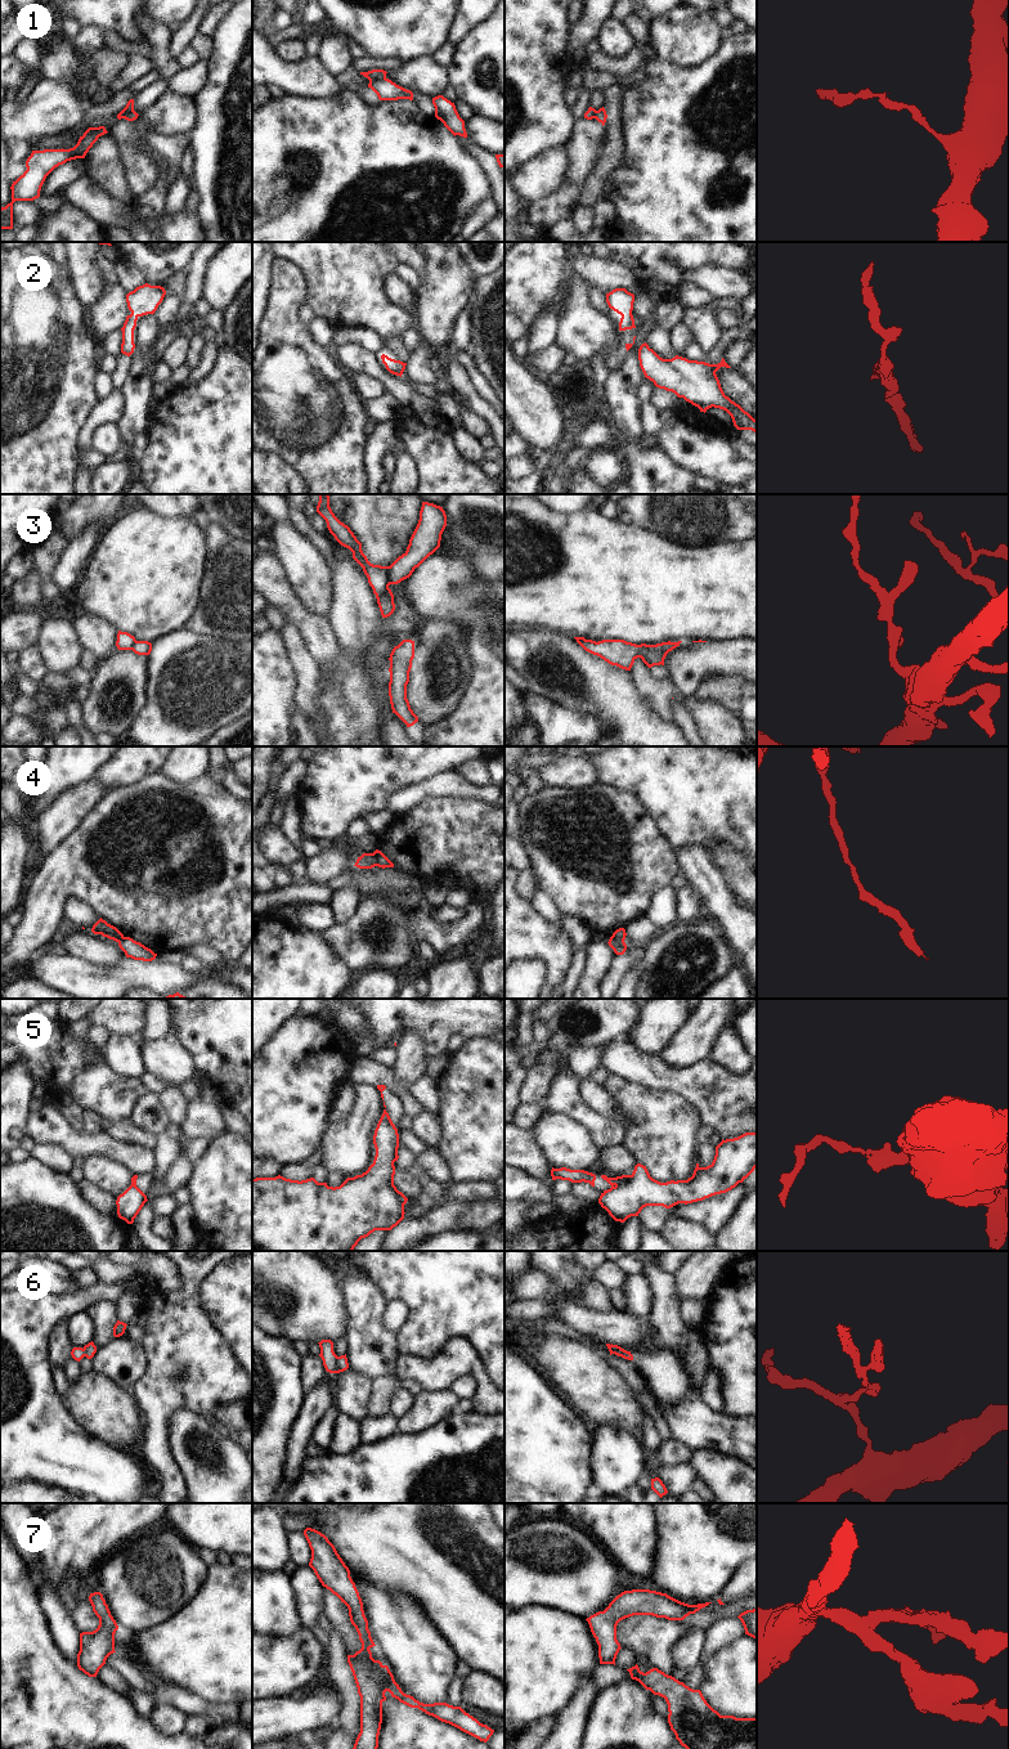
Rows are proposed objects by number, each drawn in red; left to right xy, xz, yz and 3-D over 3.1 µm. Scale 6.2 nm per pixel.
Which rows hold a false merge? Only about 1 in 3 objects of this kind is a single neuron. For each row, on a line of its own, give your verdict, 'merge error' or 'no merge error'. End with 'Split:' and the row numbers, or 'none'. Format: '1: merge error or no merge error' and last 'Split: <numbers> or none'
1: merge error
2: no merge error
3: merge error
4: merge error
5: merge error
6: merge error
7: no merge error
Split: 1, 3, 4, 5, 6

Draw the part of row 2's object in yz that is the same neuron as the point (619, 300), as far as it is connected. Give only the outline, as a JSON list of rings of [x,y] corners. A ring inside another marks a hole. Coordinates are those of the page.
[[[615,288],[606,293],[606,302],[610,309],[622,315],[619,322],[619,331],[636,328],[632,315],[634,295],[625,288]]]

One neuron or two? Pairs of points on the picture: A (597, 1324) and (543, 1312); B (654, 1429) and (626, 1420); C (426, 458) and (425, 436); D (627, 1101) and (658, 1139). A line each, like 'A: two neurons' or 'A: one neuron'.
A: one neuron
B: two neurons
C: one neuron
D: one neuron

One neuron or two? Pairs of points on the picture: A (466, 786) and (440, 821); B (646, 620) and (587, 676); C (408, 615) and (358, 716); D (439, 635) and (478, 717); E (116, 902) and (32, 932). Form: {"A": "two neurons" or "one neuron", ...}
{"A": "two neurons", "B": "two neurons", "C": "one neuron", "D": "two neurons", "E": "one neuron"}

